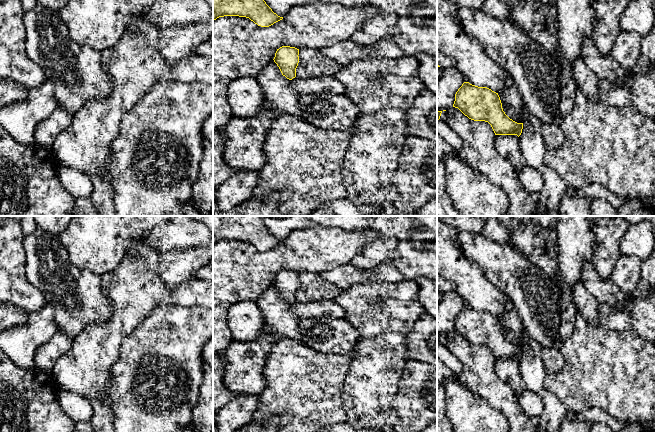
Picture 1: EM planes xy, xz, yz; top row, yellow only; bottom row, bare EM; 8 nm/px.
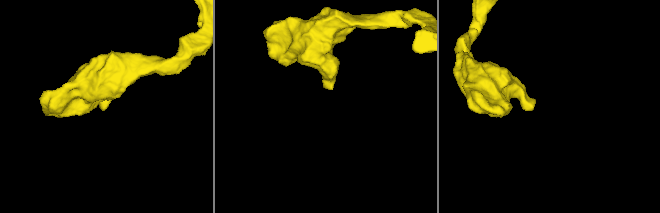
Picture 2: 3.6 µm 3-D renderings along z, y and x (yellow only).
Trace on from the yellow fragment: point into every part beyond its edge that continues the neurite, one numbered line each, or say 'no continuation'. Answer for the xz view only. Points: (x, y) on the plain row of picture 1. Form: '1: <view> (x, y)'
no continuation

